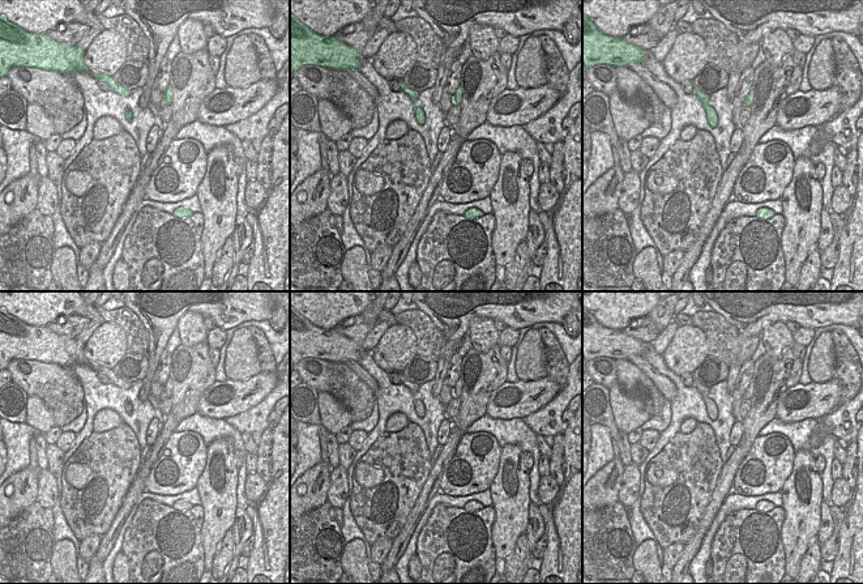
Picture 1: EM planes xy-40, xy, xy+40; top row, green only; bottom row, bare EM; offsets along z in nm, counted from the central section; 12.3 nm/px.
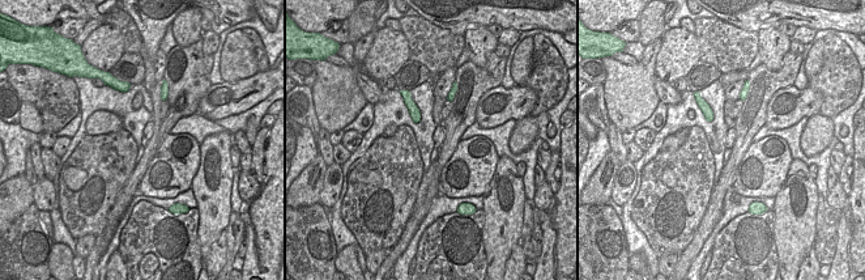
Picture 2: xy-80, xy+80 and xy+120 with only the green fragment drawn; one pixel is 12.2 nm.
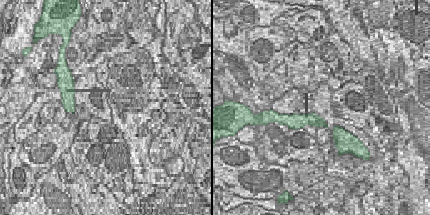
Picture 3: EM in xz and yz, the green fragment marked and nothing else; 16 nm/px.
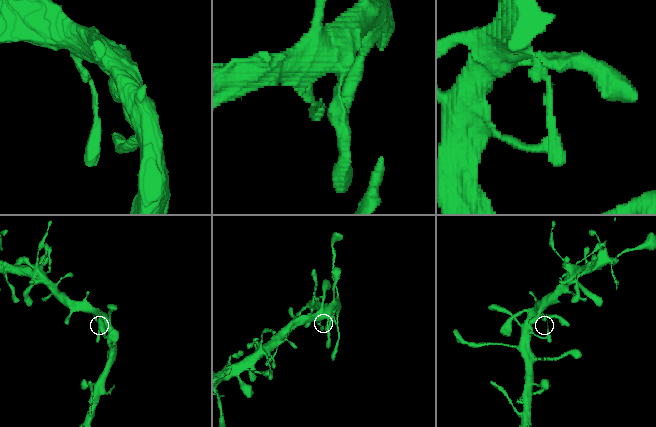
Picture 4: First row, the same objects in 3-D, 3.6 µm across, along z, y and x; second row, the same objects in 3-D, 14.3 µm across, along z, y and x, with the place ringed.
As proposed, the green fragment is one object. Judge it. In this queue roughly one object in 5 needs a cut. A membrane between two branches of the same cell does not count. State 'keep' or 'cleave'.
keep

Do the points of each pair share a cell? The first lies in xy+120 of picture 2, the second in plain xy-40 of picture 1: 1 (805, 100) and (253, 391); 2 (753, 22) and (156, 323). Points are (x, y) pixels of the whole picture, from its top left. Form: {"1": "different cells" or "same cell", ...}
{"1": "same cell", "2": "same cell"}

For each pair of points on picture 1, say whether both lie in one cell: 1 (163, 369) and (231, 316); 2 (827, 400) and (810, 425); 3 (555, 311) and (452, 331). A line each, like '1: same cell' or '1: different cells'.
1: different cells
2: different cells
3: same cell

